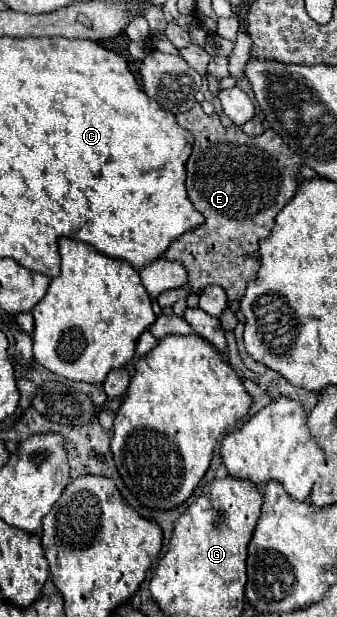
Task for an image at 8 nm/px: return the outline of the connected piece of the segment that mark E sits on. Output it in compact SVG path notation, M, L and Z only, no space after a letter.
M195 103L185 113L177 113L177 123L183 129L187 129L195 139L193 151L185 165L185 173L187 173L185 187L187 187L189 201L199 213L203 213L205 223L183 233L179 239L175 239L163 253L163 259L177 261L185 267L187 283L191 291L199 293L207 285L219 285L225 289L227 301L241 299L245 293L247 281L255 277L257 267L259 267L259 263L253 261L249 253L257 251L257 241L267 237L273 227L273 217L293 197L297 189L299 165L303 161L301 157L291 153L291 149L281 141L281 137L273 129L265 129L265 133L259 137L247 137L245 133L241 133L237 125L223 127L217 113L205 115L201 109L201 103Z

